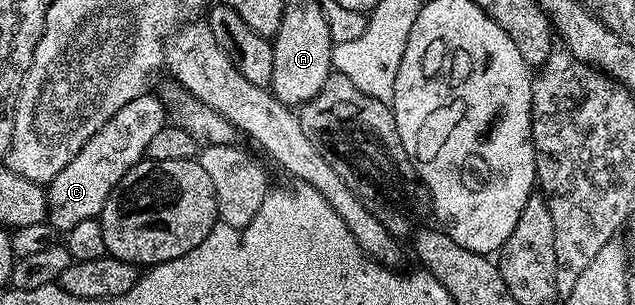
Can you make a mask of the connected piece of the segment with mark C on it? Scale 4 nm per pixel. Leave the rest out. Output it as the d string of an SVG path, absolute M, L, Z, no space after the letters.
M146 92L138 99L130 99L130 103L126 103L126 107L122 107L122 111L118 111L118 115L114 115L114 119L110 119L110 123L102 127L102 131L94 134L82 147L82 151L78 151L78 155L74 155L74 159L70 159L70 163L66 163L66 167L62 167L62 171L58 171L58 175L54 175L54 179L48 182L48 224L53 225L57 231L66 231L74 227L74 223L99 218L102 207L106 207L106 199L110 199L110 191L118 187L122 175L126 175L130 167L145 160L150 139L154 139L154 135L158 135L158 131L162 131L165 124L166 110L159 96Z

